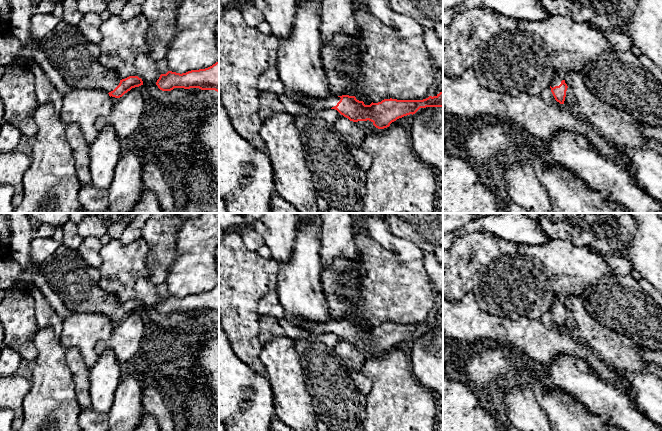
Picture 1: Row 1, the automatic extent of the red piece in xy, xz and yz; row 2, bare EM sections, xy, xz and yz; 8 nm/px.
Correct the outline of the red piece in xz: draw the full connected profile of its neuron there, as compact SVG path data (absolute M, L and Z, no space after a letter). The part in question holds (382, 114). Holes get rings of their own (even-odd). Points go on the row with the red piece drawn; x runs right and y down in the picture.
M286 91L296 102L300 103L307 113L318 113L327 109L335 109L350 121L371 121L378 129L384 129L399 118L415 114L420 108L443 107L443 92L429 96L423 100L384 99L378 103L365 105L355 96L330 94L323 99L304 97L300 94Z

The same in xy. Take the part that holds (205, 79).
M219 62L205 69L191 70L182 74L168 71L160 75L156 85L162 91L171 91L174 88L199 88L219 93Z

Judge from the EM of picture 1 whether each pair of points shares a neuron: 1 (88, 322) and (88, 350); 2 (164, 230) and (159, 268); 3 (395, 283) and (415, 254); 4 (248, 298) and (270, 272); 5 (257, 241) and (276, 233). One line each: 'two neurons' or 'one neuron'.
1: one neuron
2: one neuron
3: two neurons
4: one neuron
5: two neurons

